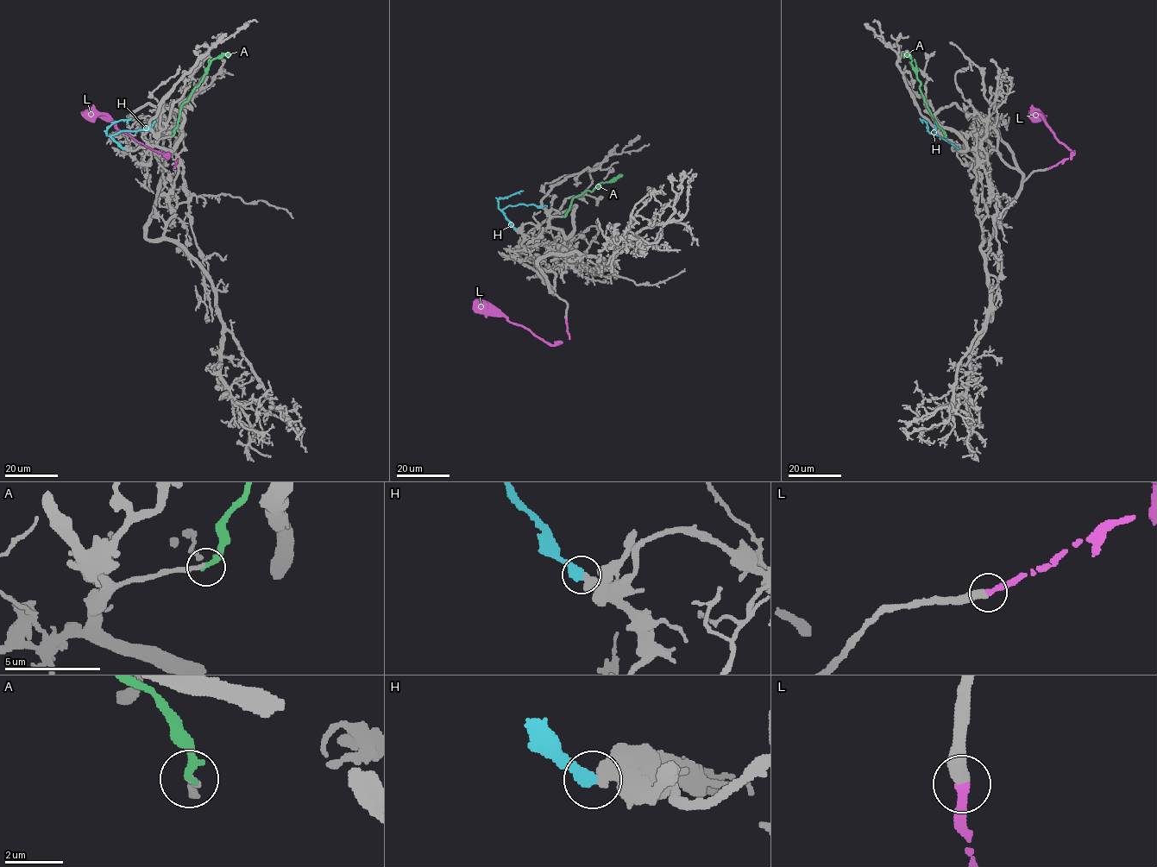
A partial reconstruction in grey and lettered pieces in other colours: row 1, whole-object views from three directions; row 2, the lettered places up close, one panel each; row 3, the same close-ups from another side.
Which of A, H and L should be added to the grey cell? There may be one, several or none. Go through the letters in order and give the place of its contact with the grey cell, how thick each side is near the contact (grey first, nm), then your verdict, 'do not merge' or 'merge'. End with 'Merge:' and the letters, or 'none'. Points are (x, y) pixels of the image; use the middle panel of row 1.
A: meets grey at (563, 216); 260 nm thick on the grey side, 280 nm on the other; merge
H: meets grey at (515, 229); 550 nm thick on the grey side, 500 nm on the other; do not merge
L: meets grey at (566, 318); 480 nm thick on the grey side, 340 nm on the other; merge
Merge: A, L

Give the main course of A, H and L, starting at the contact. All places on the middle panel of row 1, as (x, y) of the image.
A: (563, 216), (573, 198), (586, 191), (591, 191), (601, 182), (613, 181), (622, 174)
H: (515, 229), (505, 216), (504, 209), (518, 204), (546, 205)
L: (566, 319), (569, 338), (550, 345), (504, 317), (487, 314), (473, 302)

